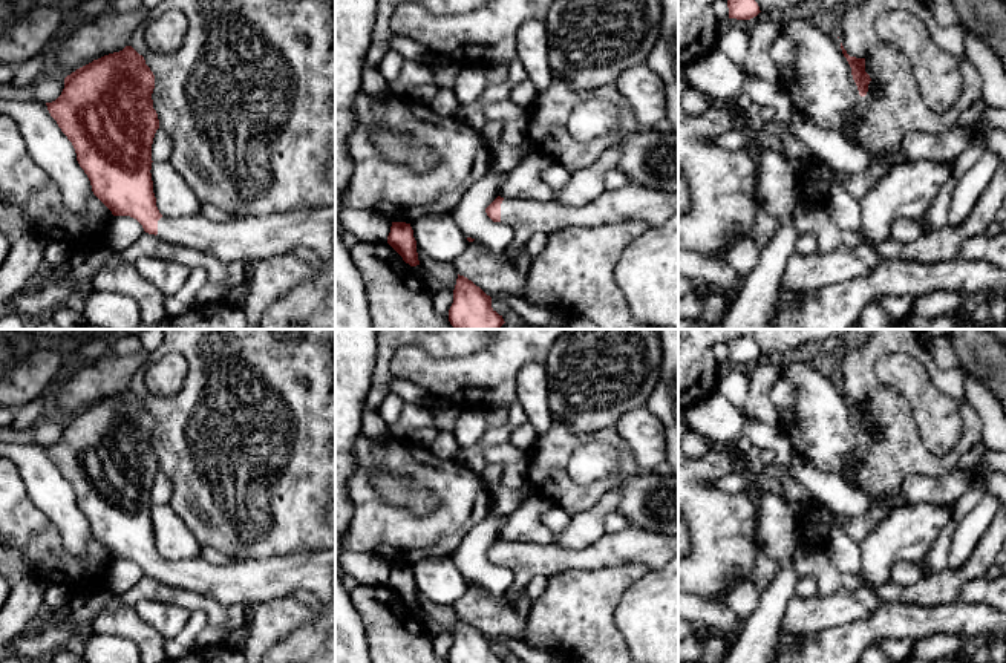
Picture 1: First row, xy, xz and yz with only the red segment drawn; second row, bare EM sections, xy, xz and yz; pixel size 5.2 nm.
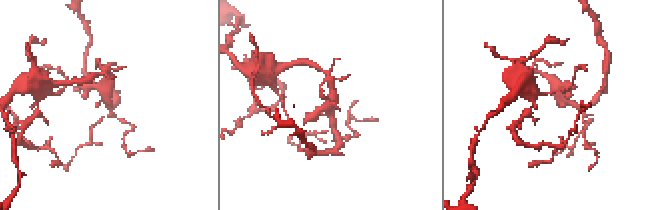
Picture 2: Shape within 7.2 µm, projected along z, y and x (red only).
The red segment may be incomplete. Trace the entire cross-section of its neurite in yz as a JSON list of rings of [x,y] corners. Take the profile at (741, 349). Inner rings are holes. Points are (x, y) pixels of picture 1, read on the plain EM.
[[[738,337],[727,343],[729,361],[750,363],[761,354],[753,340]]]

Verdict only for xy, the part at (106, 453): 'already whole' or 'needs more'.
needs more

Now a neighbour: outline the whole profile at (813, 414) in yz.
[[[784,361],[770,398],[795,453],[821,472],[851,481],[861,438],[838,378],[821,374],[810,361]]]

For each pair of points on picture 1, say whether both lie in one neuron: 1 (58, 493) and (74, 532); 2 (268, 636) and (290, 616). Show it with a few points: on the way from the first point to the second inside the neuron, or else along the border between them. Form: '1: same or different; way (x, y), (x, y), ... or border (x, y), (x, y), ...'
1: same; way (58, 502), (71, 522)
2: same; way (273, 631), (285, 619)

